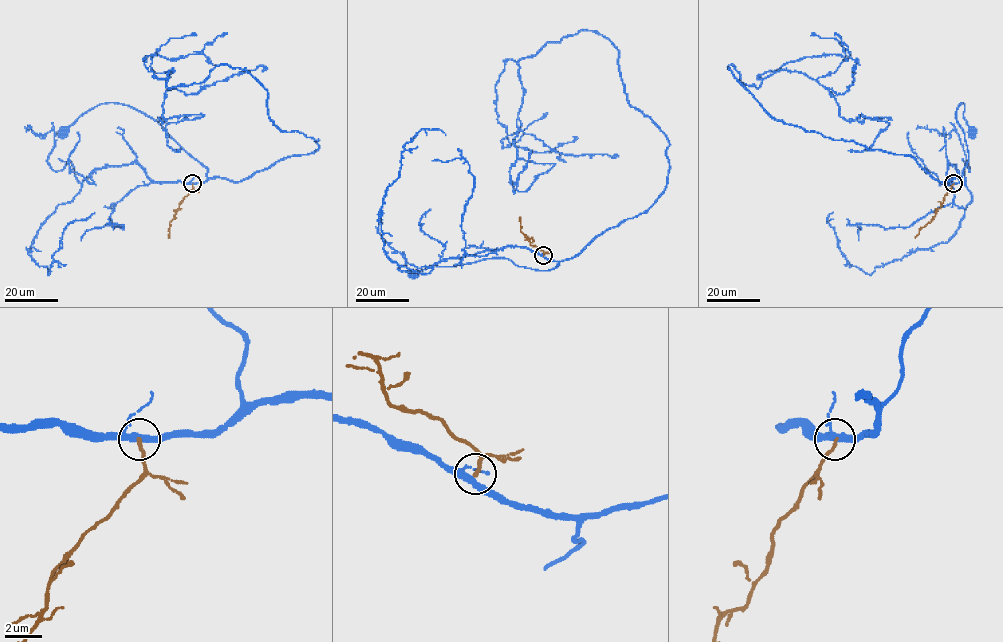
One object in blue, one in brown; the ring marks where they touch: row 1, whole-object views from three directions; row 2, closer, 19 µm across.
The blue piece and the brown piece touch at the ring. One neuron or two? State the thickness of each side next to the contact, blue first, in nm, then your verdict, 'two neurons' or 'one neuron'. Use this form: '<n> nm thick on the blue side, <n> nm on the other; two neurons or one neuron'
280 nm thick on the blue side, 180 nm on the other; two neurons

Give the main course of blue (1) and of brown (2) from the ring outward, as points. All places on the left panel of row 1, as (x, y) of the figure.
1: (192, 184), (203, 182), (207, 169), (158, 123), (129, 106), (113, 103), (98, 105), (62, 132)
2: (192, 184), (192, 189), (179, 204), (170, 222), (168, 237)

